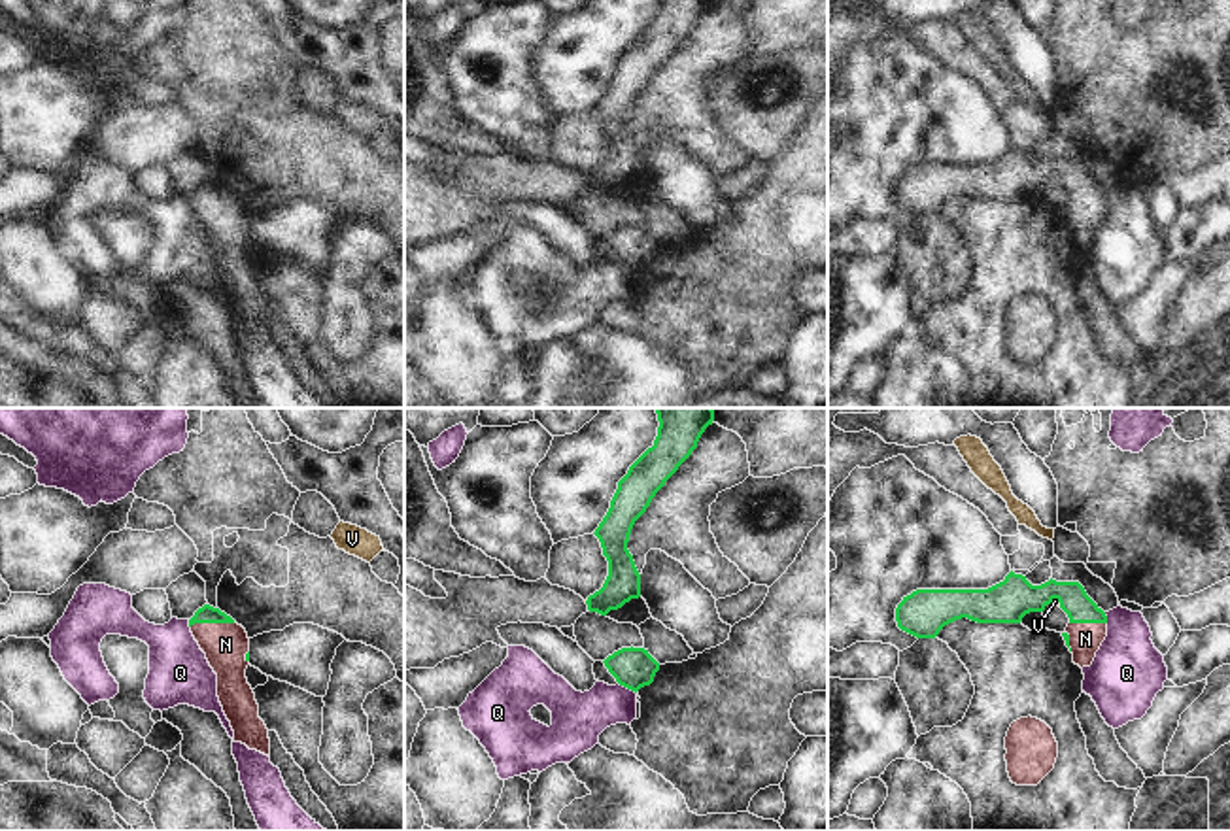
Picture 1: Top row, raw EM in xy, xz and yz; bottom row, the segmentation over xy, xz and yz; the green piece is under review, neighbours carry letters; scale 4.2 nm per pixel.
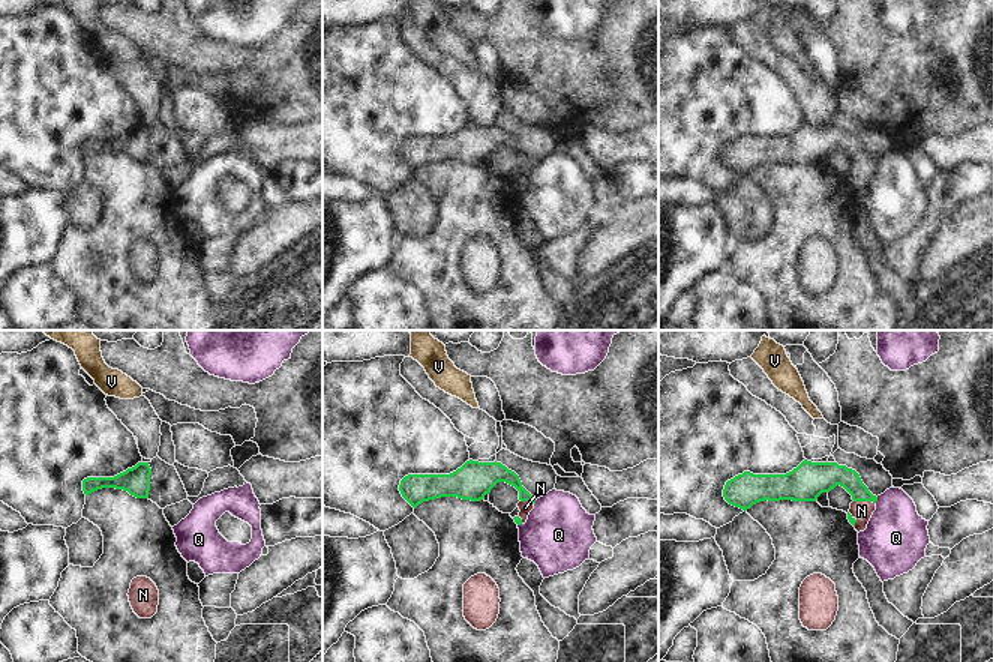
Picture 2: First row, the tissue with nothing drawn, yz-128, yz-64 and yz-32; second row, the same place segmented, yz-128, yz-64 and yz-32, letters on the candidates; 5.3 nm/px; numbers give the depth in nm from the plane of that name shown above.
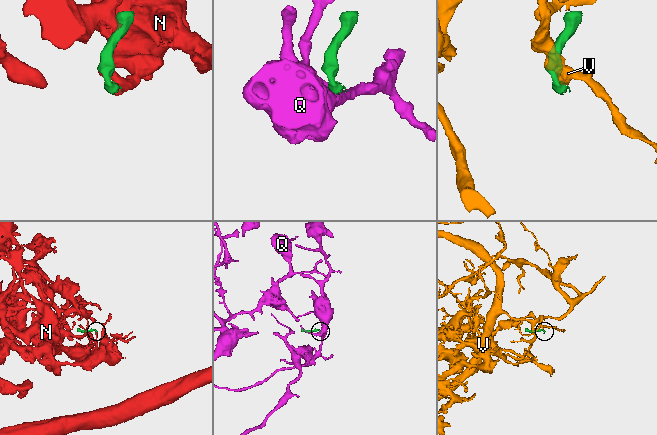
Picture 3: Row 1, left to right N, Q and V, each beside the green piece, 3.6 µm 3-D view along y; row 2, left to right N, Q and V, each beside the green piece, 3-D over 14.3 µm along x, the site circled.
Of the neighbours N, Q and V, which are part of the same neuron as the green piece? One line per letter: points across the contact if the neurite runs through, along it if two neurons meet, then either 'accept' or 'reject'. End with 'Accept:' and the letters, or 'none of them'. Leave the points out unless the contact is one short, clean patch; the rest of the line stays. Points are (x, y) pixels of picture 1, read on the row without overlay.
N: way xy (206, 191), (212, 199), (225, 221); accept
Q: border xz (618, 259), (635, 271); reject
V: border yz (1051, 176), (1060, 182); reject
Accept: N

